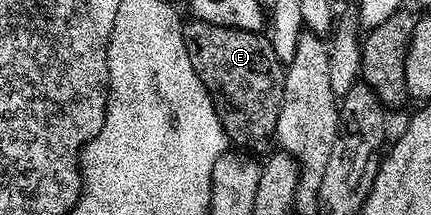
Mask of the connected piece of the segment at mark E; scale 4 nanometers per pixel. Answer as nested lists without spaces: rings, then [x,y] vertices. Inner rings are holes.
[[[191,19],[183,26],[183,38],[189,63],[193,63],[193,71],[197,71],[211,92],[228,142],[244,151],[270,150],[283,102],[285,72],[284,62],[273,51],[270,36]]]

